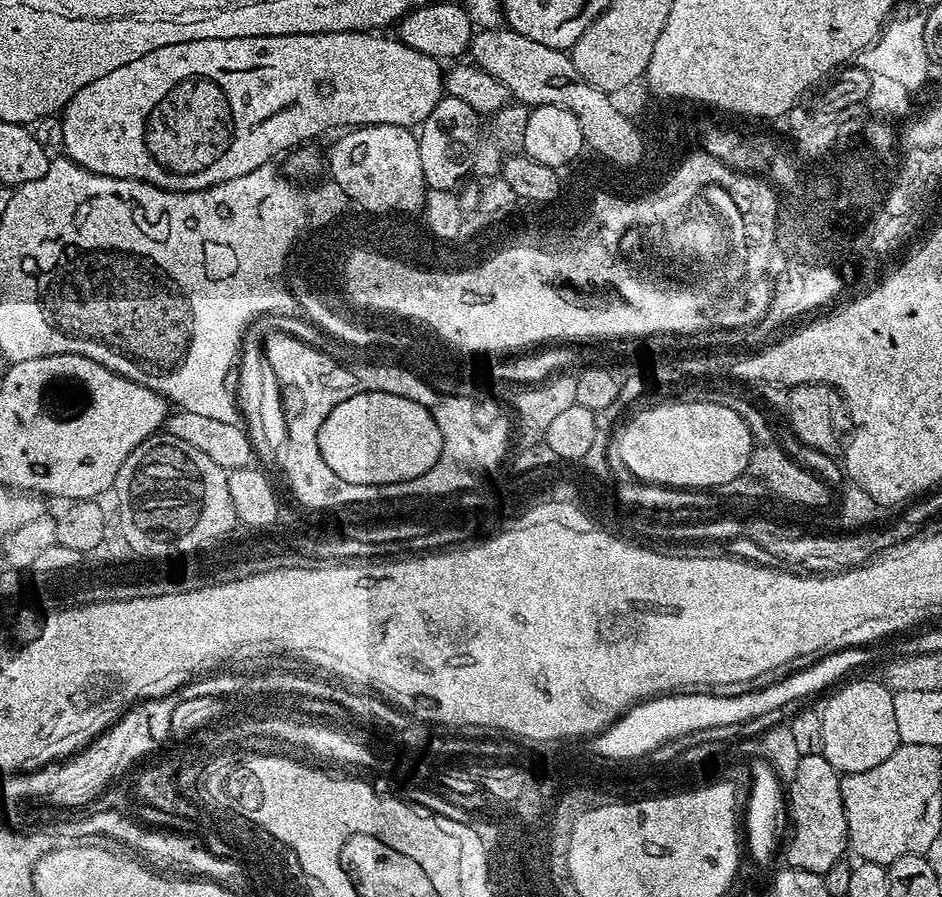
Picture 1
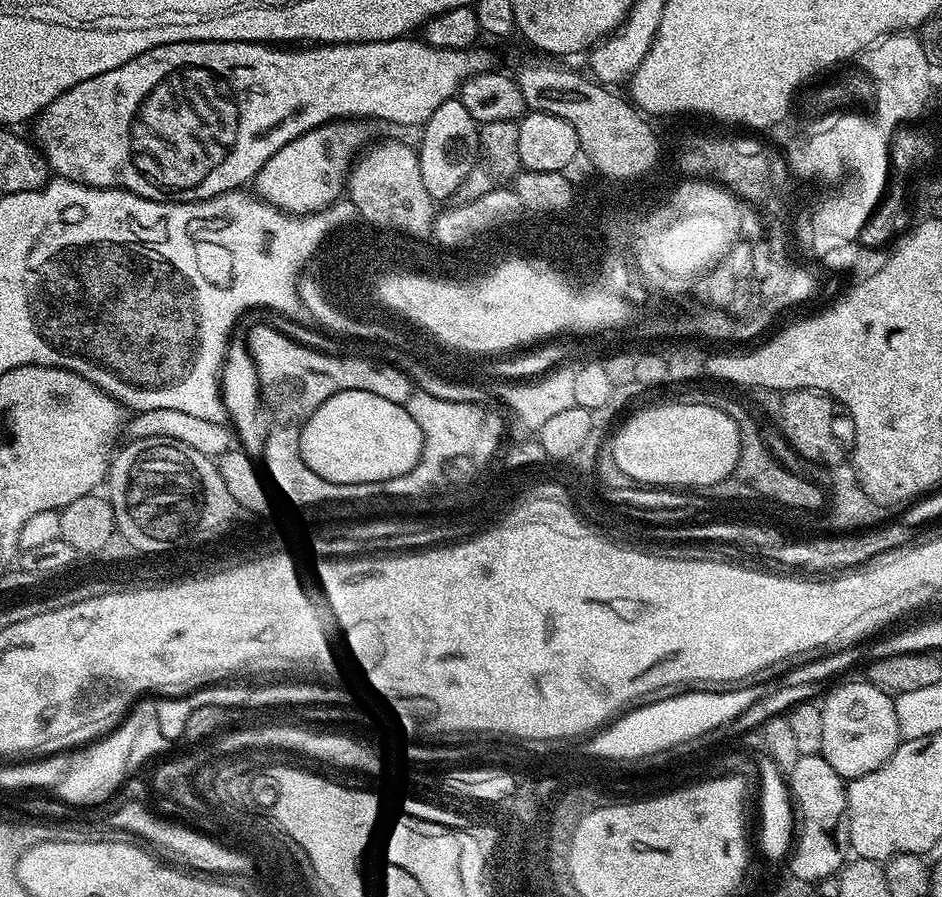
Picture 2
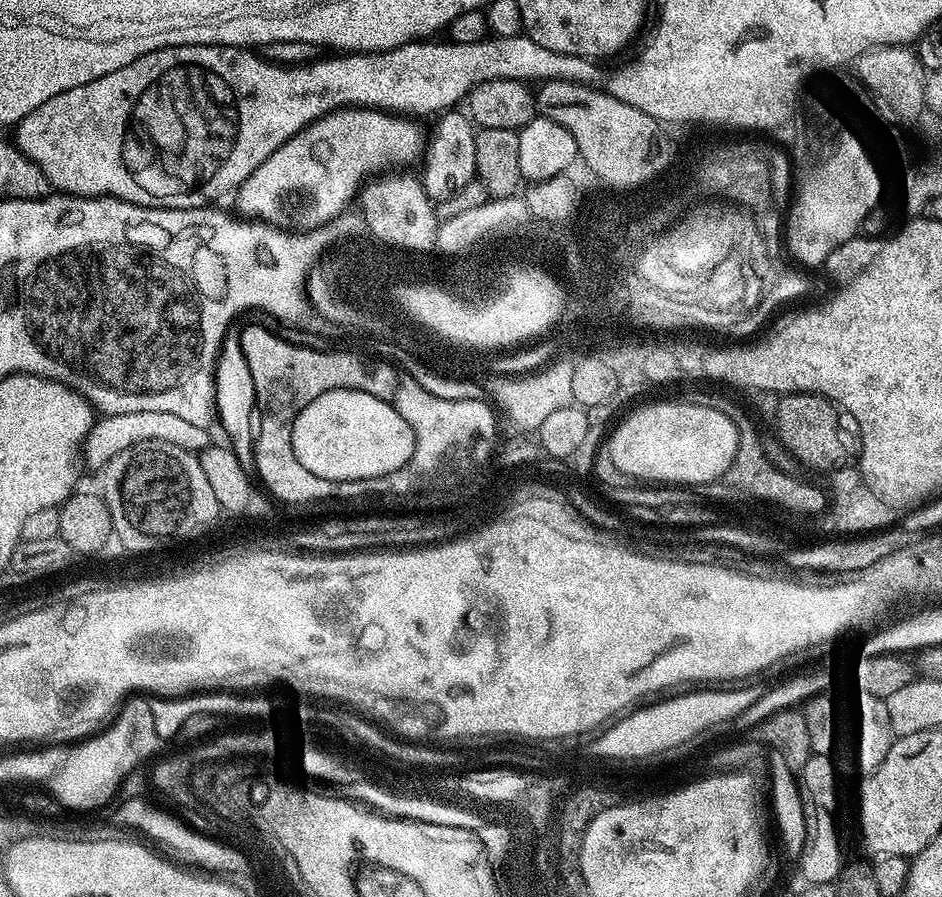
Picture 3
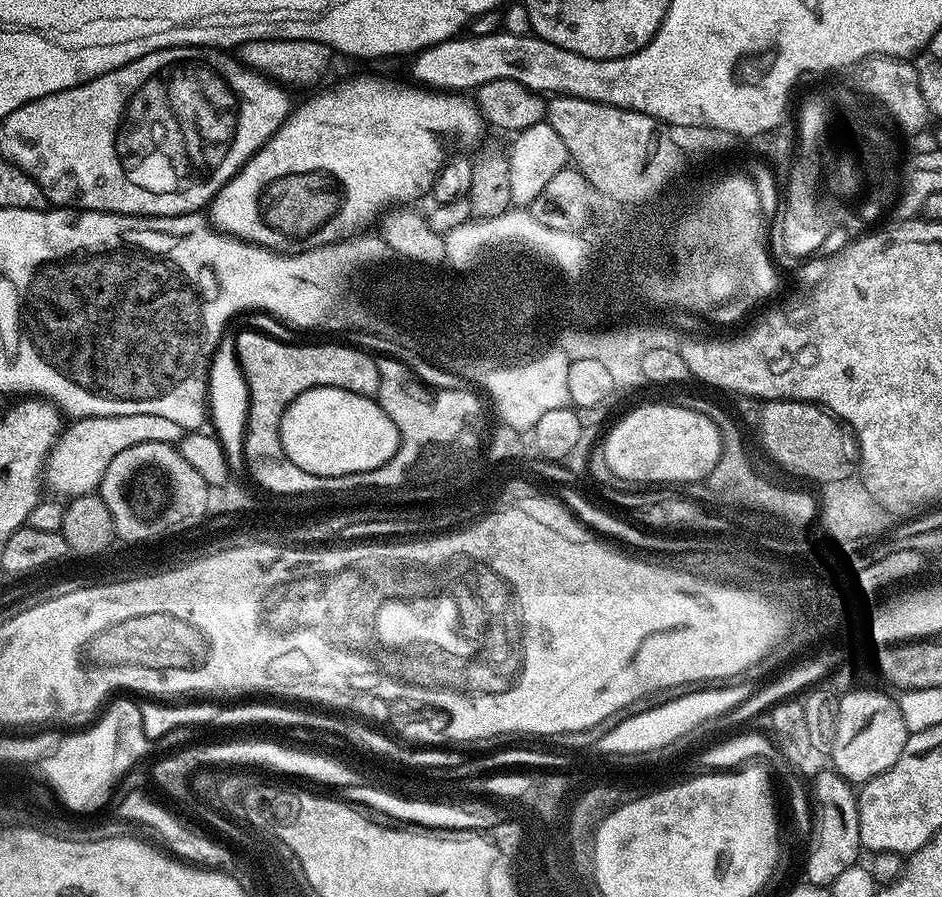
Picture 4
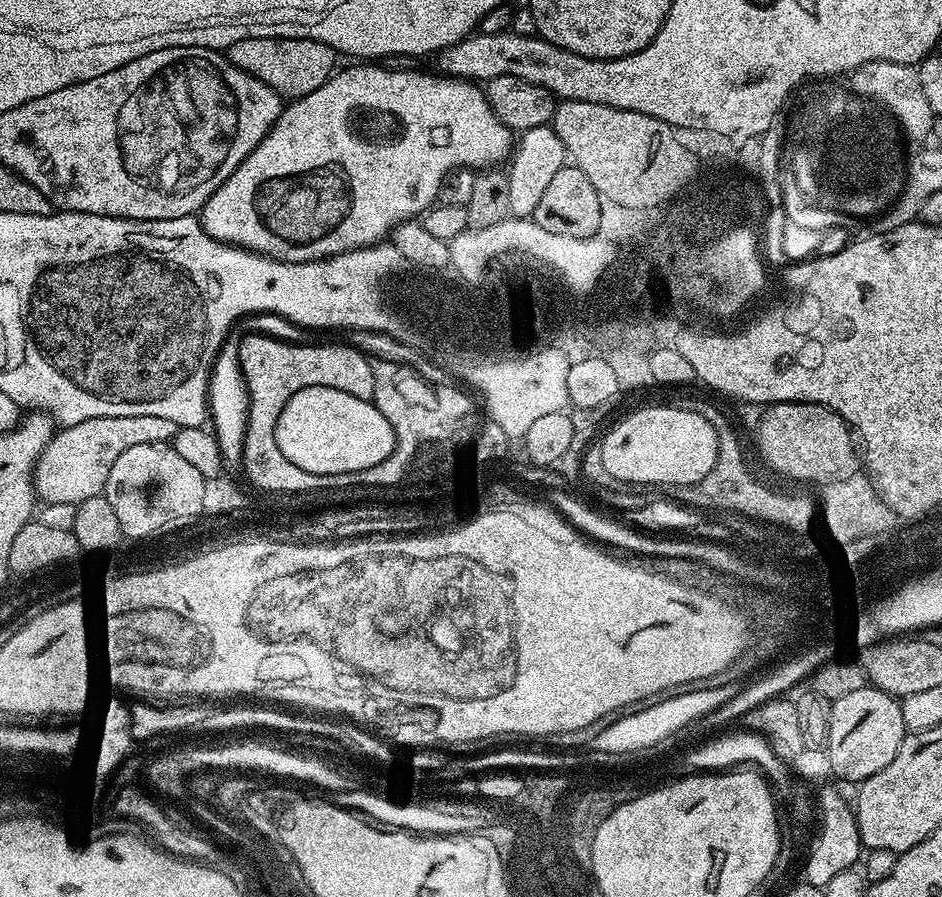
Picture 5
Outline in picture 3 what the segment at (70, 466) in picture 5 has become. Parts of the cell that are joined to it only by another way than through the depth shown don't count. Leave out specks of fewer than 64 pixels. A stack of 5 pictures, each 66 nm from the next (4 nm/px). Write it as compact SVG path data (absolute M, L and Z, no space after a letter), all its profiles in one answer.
M138 410L135 414L105 415L97 419L84 437L82 460L96 470L103 469L122 450L130 450L130 446L142 442L170 442L170 446L182 446L182 450L199 454L210 443L208 428L194 426L194 422L186 422L174 414L166 414L166 410Z

